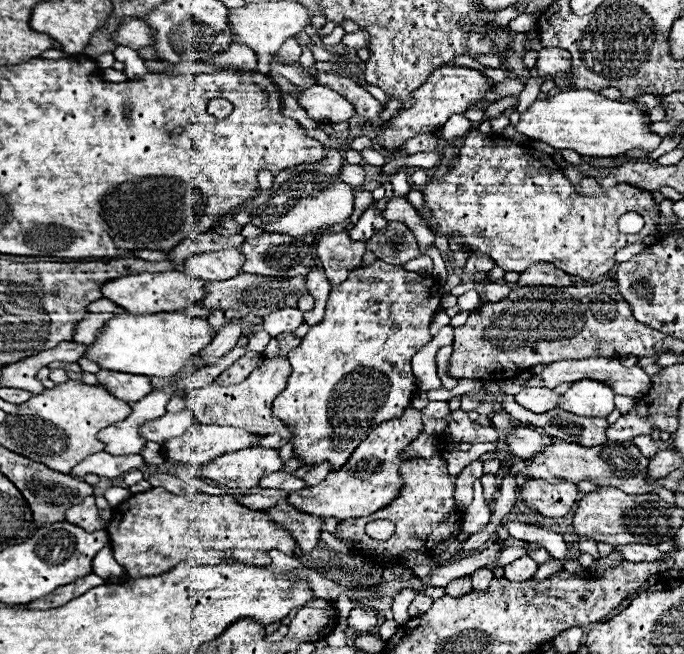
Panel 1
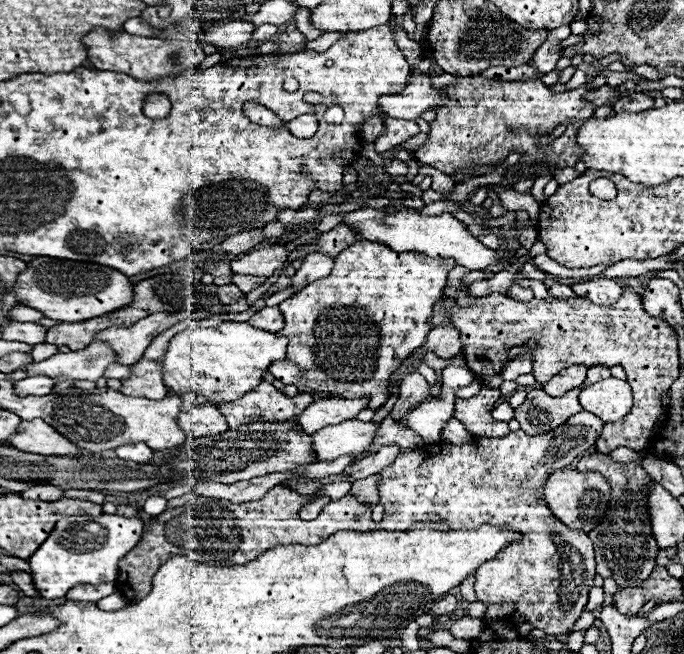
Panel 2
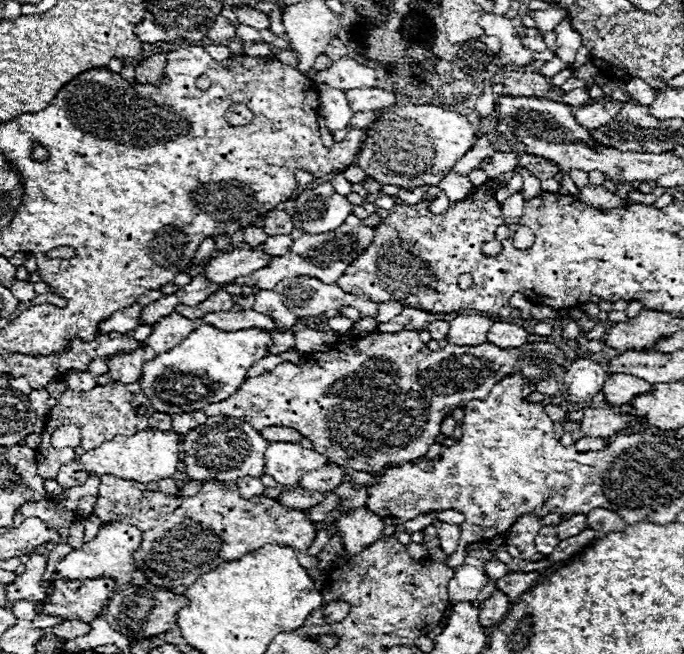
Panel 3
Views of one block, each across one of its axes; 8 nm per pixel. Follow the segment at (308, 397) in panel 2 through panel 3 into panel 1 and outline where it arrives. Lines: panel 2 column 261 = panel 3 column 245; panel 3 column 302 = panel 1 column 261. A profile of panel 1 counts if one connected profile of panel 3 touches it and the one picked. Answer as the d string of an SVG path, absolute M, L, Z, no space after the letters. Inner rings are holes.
M284 334L284 336L278 336L278 342L280 342L280 358L272 358L272 360L264 358L264 362L244 382L226 386L226 388L210 384L206 388L194 388L190 392L188 408L194 412L194 416L198 418L200 424L236 426L236 428L244 428L250 434L258 434L258 436L276 434L284 426L280 420L276 420L272 416L272 402L286 388L286 382L292 374L292 368L290 368L286 356L290 350L300 346L302 338L294 336L294 334Z

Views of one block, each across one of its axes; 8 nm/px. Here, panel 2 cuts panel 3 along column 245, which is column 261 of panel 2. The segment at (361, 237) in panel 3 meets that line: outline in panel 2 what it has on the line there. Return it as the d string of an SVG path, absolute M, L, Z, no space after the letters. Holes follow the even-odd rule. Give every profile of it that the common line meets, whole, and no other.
M232 276L232 284L236 284L244 294L262 286L266 280L262 276Z

